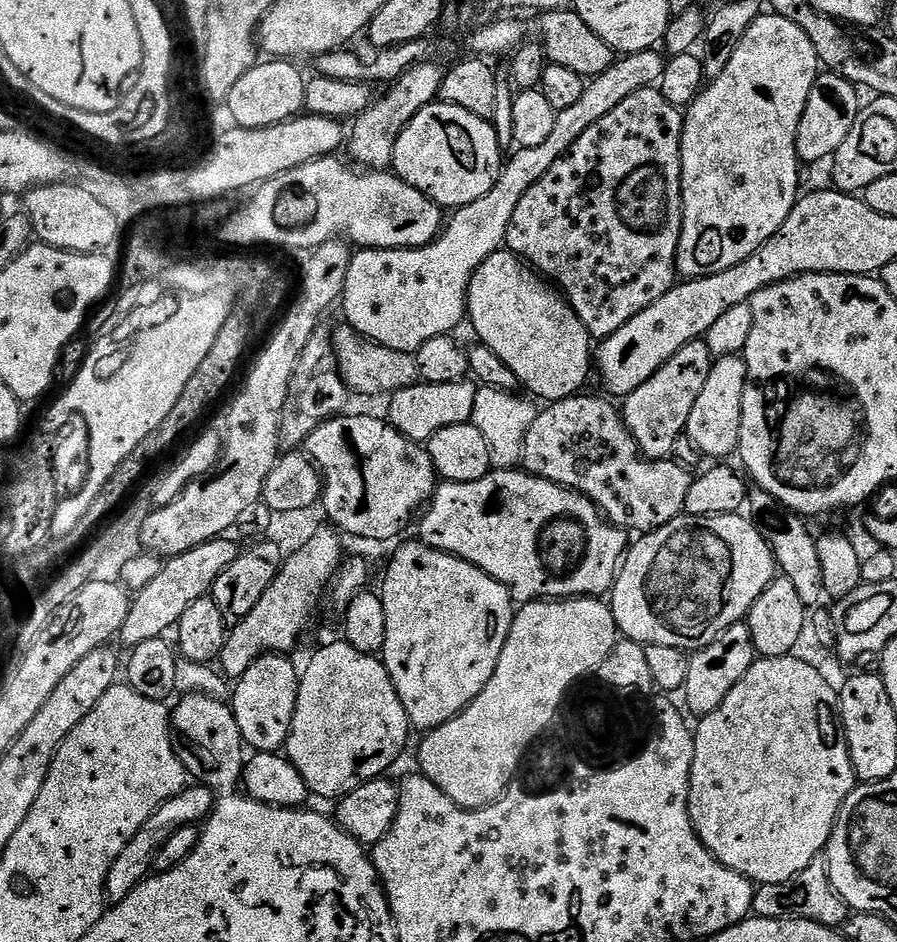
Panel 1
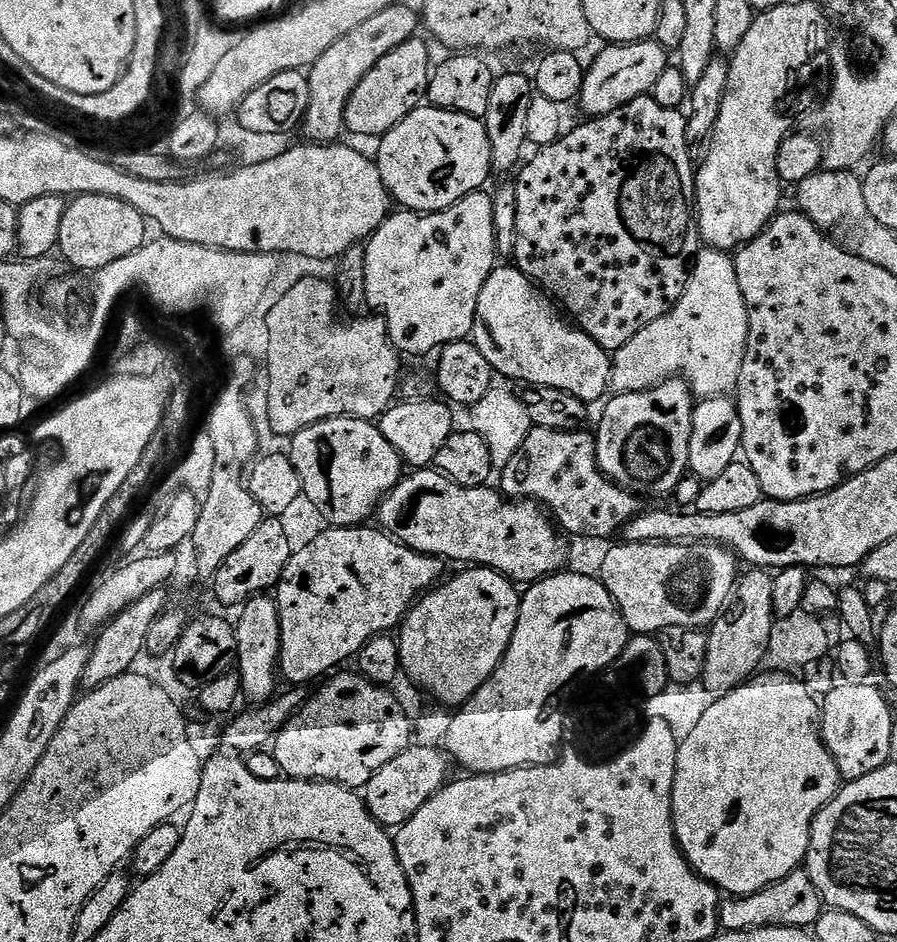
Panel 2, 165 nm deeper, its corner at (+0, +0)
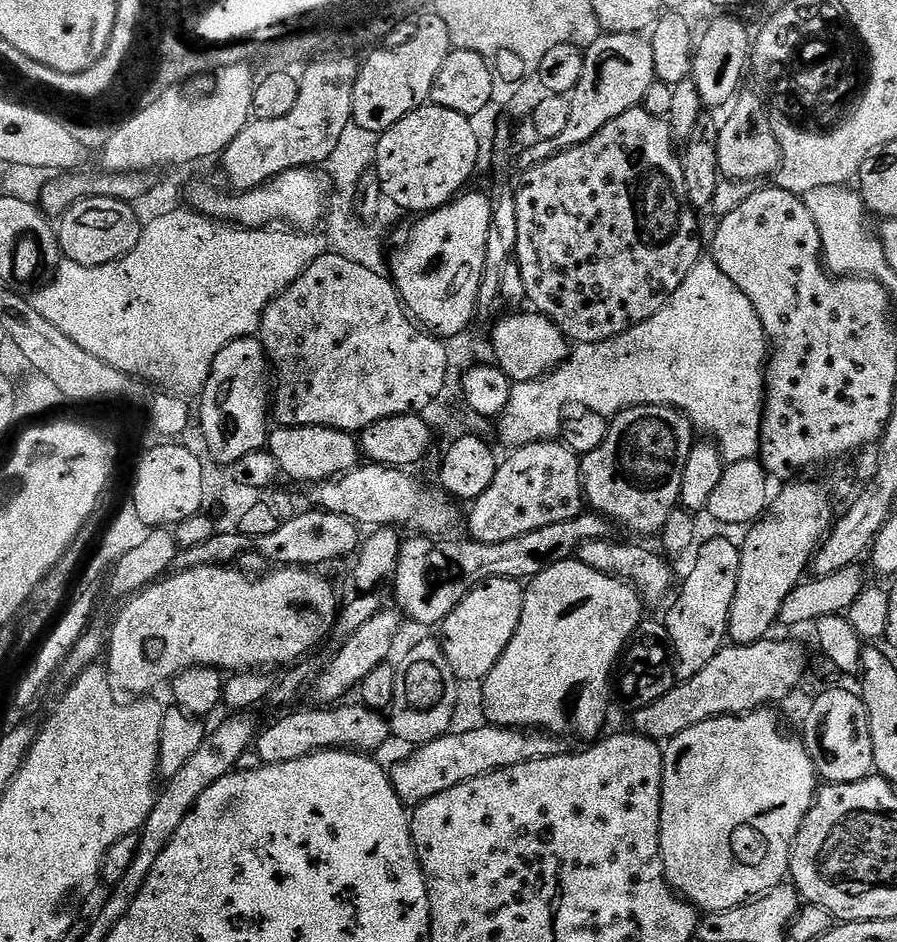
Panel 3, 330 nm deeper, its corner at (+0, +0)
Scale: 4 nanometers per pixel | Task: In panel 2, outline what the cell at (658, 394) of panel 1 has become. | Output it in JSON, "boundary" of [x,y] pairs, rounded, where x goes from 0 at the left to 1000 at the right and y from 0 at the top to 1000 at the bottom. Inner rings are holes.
{"boundary":[[[750,401],[739,403],[718,416],[693,416],[681,421],[672,430],[673,438],[669,442],[669,451],[662,454],[664,465],[664,489],[667,495],[686,514],[693,516],[708,527],[748,528],[756,512],[767,501],[769,486],[769,461],[771,460],[771,434],[774,417],[764,403]]]}

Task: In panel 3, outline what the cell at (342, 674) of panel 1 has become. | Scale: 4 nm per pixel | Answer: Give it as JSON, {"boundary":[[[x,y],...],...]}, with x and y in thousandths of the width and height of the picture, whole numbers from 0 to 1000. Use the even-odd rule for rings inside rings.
{"boundary":[[[370,749],[366,756],[330,756],[327,760],[321,760],[318,764],[309,766],[304,773],[294,776],[284,787],[284,797],[290,797],[290,803],[295,812],[313,811],[314,809],[328,809],[338,803],[344,803],[348,798],[358,796],[391,796],[394,798],[405,798],[415,800],[427,792],[435,782],[434,765],[425,757],[416,756],[414,752],[396,749],[397,752],[379,752],[384,749]]]}

